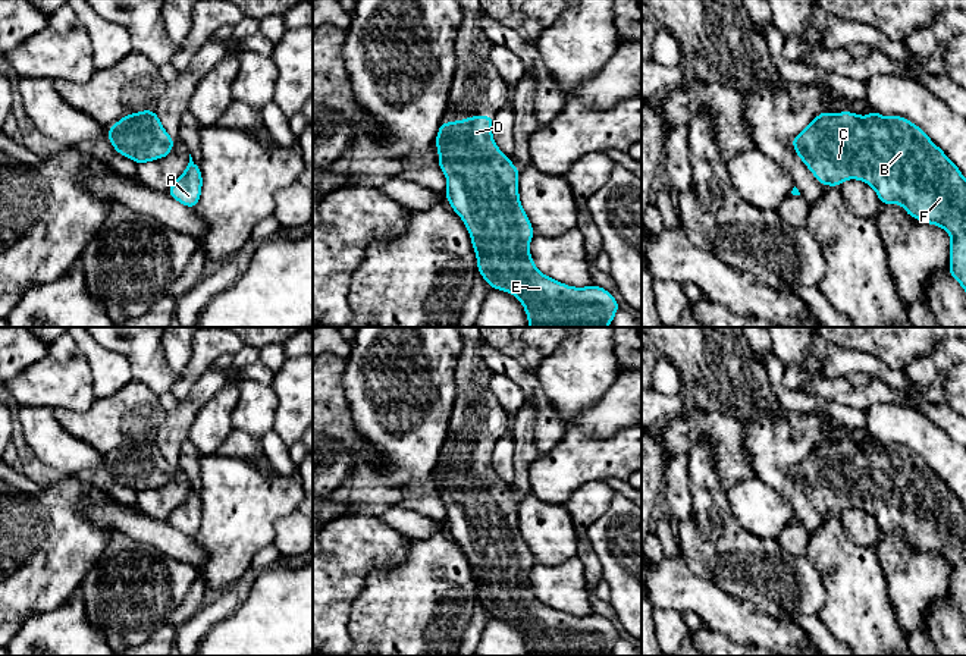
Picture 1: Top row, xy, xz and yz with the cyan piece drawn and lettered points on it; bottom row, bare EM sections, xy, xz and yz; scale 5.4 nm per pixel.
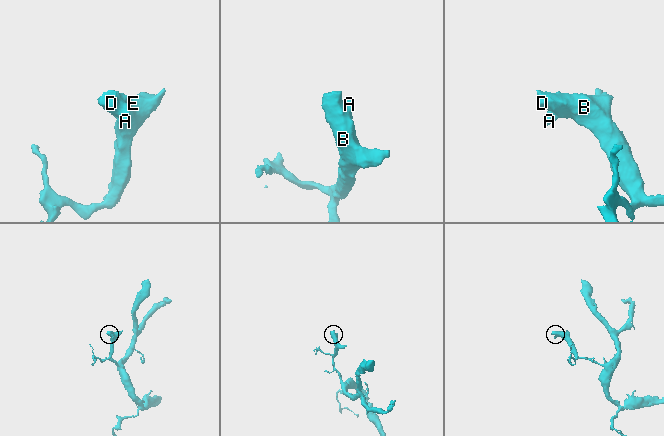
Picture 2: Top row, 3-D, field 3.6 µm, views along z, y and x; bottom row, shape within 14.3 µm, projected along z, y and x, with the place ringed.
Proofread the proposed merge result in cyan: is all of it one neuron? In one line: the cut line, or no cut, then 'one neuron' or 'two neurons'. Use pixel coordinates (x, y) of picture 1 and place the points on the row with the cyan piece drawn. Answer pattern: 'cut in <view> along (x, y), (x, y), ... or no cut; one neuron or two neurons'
no cut; one neuron

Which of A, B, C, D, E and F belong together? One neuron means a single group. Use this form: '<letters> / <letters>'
A B C D E F

